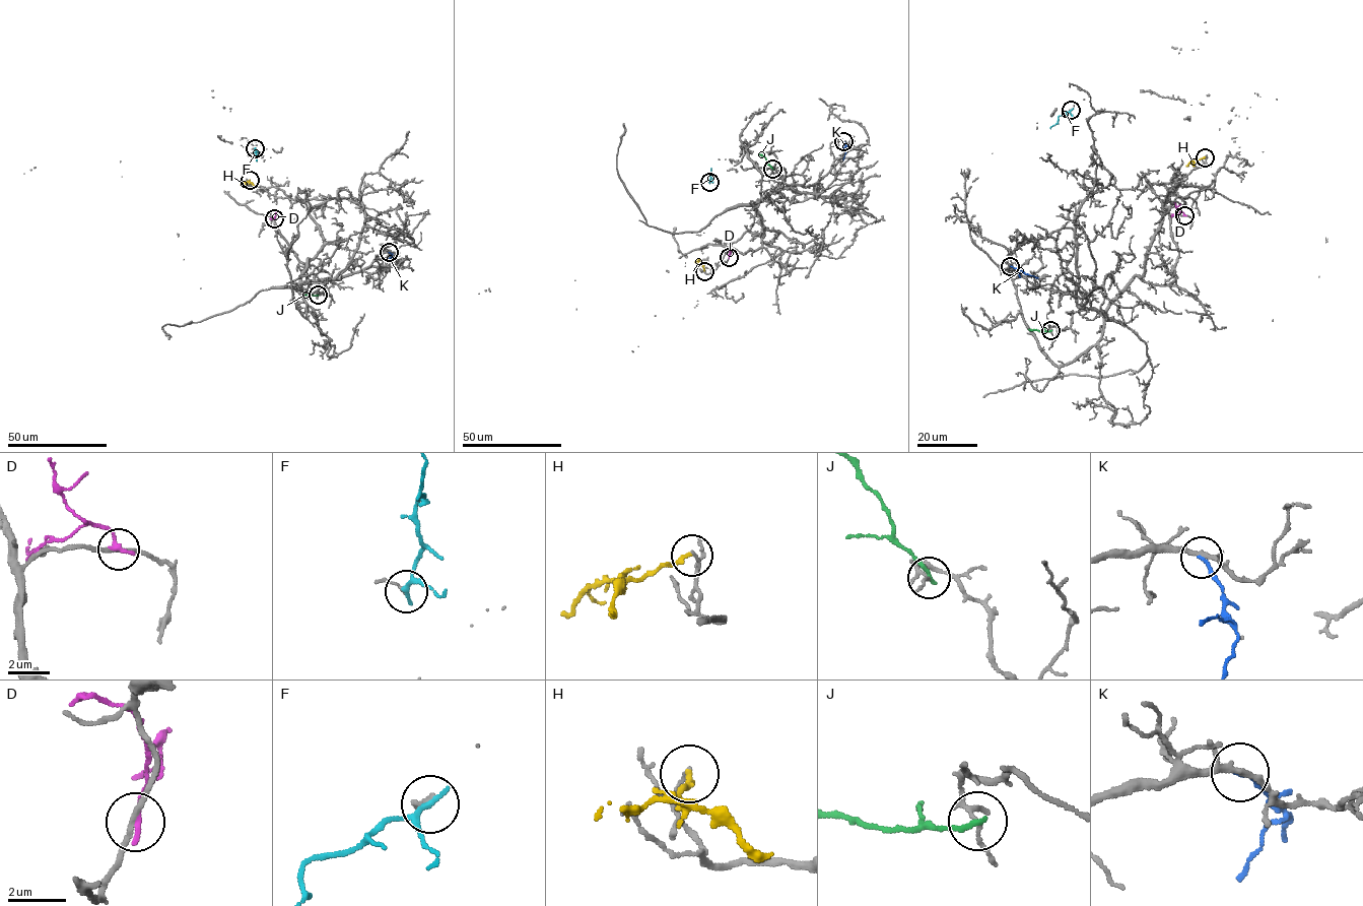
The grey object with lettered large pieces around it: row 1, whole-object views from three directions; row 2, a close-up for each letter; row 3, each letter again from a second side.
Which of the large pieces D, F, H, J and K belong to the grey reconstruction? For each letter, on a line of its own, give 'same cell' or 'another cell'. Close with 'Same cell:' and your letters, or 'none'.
D: another cell
F: another cell
H: another cell
J: another cell
K: another cell
Same cell: none

